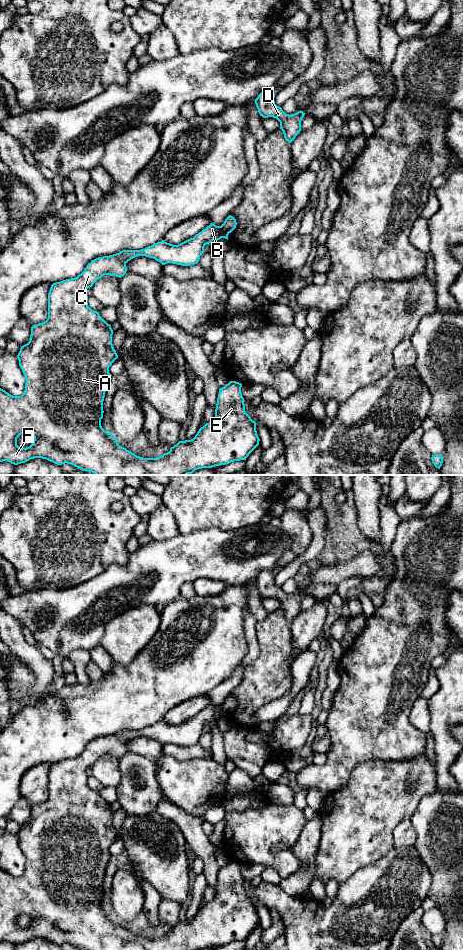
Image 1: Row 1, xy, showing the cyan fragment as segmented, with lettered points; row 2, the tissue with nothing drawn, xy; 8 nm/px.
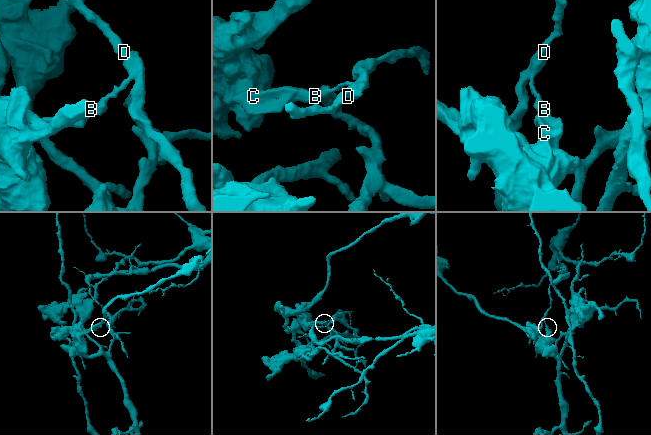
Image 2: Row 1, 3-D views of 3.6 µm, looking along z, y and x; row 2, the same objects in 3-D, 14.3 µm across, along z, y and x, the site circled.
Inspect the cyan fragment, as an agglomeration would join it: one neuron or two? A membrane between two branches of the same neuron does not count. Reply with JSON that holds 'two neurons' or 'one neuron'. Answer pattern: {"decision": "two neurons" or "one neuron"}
{"decision": "two neurons"}

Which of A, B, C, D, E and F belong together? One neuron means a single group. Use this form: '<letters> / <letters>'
A B C E F / D

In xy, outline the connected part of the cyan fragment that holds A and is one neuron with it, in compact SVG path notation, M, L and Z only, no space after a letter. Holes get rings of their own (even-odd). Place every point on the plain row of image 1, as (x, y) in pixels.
M211 703L201 712L178 725L164 720L141 730L122 730L119 733L98 737L92 740L84 751L75 758L53 763L48 773L48 798L31 807L30 820L21 826L17 835L19 846L25 856L25 870L21 876L13 876L0 868L0 942L7 941L18 945L30 939L42 938L57 945L70 944L80 950L198 950L246 940L259 925L256 902L245 891L242 877L242 864L230 861L219 869L214 899L199 909L191 920L179 921L170 931L156 938L143 938L119 925L111 912L101 906L103 881L106 868L111 858L109 847L118 838L112 824L113 810L99 794L88 786L87 769L102 756L110 755L121 758L127 752L126 743L138 736L153 738L162 745L167 743L190 746L199 742L204 727L213 720L222 718L222 706ZM21 914L34 917L29 927L17 925Z

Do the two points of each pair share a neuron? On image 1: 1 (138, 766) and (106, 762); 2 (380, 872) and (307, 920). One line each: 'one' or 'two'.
1: two
2: one

